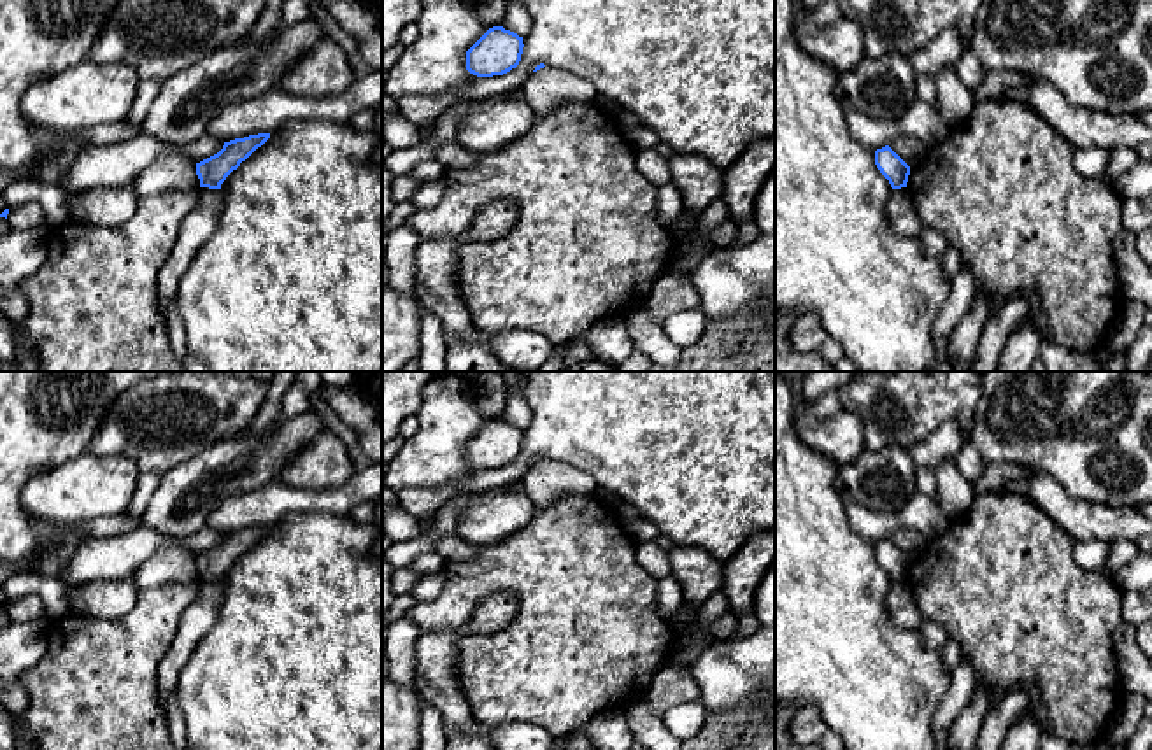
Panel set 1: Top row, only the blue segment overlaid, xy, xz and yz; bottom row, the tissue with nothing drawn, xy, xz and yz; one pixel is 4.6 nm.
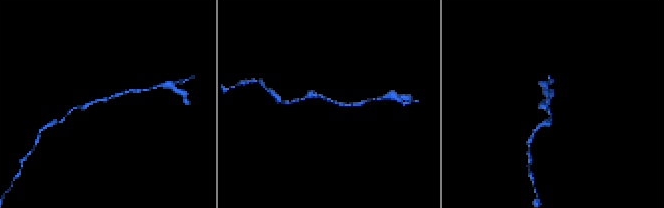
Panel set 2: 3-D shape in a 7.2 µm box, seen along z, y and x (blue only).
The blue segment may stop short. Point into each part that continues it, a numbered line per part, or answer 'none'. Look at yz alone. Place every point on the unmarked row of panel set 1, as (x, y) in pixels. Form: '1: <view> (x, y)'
none

